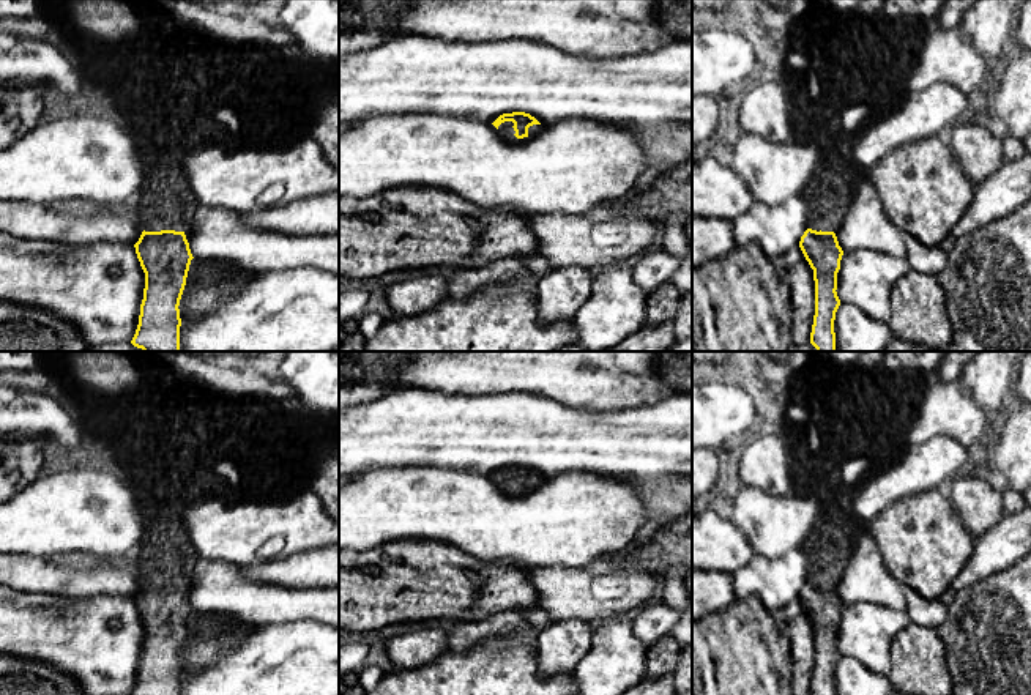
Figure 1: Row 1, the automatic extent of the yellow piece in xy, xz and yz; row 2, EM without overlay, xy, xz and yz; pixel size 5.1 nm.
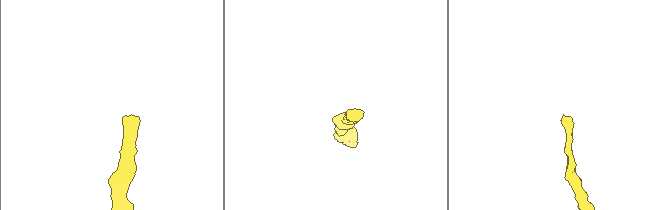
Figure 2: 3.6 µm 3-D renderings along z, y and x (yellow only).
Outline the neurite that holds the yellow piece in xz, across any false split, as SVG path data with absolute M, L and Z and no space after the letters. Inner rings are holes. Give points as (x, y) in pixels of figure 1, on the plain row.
M525 465L503 466L492 478L509 493L520 493L541 481L541 476Z

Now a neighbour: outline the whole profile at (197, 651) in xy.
M249 623L222 624L219 635L197 637L188 624L186 638L178 659L181 675L197 668L207 668L219 657L232 652L255 630L255 627L257 626Z

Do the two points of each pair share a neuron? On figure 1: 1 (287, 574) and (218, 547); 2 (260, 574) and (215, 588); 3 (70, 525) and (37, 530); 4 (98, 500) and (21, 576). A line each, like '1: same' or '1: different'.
1: different
2: different
3: same
4: different

